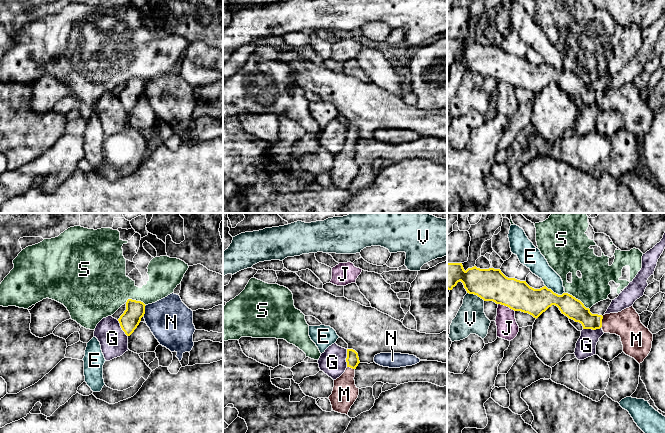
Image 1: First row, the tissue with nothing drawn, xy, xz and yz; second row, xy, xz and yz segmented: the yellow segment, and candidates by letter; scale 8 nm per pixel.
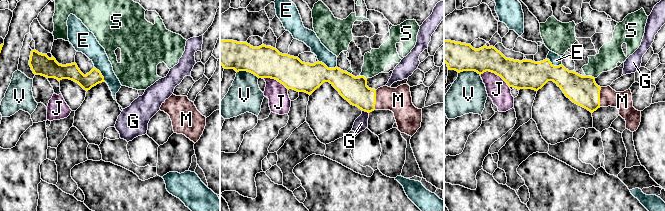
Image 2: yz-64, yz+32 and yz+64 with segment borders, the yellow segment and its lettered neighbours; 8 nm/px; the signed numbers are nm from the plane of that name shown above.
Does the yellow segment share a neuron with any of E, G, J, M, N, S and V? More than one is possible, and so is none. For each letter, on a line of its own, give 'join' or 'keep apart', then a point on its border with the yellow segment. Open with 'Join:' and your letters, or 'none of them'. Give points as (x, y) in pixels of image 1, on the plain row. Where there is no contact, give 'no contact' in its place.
Join: M
E: keep apart | yz (553, 68)
G: keep apart | yz (592, 105)
J: keep apart | yz (506, 81)
M: join | yz (601, 97)
N: keep apart | xy (144, 86)
S: keep apart | yz (577, 75)
V: keep apart | yz (476, 70)

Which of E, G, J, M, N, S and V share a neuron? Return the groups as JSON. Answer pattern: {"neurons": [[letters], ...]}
{"neurons": [["E"], ["G"], ["J"], ["M"], ["N"], ["S"], ["V"]]}

